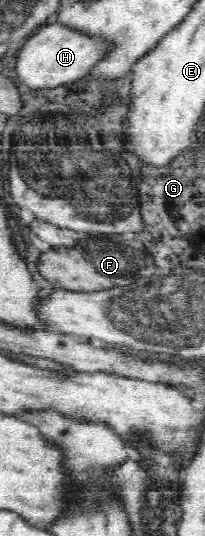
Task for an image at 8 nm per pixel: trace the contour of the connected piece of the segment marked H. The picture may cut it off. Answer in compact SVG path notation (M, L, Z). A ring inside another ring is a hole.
M58 20L38 28L36 34L24 44L17 58L16 72L29 88L64 86L70 80L88 76L108 56L114 56L114 52L116 41L104 33L84 31Z

